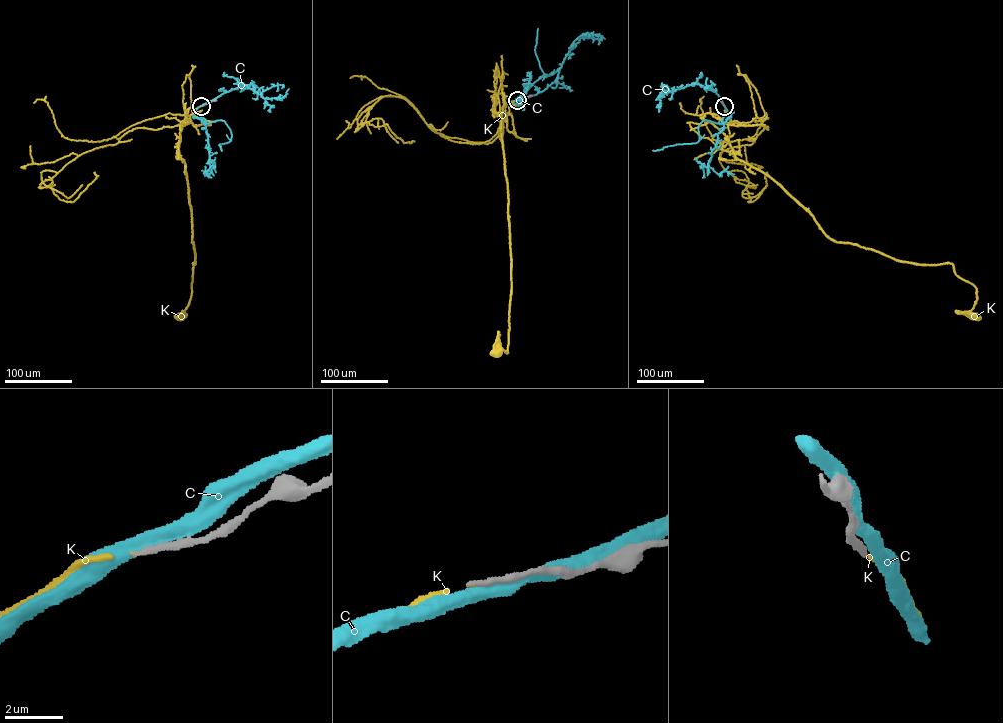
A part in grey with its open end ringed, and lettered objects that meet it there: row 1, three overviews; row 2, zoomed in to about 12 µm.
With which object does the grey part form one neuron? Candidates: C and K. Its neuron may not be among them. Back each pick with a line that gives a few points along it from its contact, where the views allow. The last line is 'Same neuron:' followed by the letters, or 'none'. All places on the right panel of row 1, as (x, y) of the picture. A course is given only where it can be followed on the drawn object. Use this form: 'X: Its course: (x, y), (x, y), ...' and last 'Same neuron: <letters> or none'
K: Its course: (724, 106), (727, 123), (701, 118), (829, 238), (904, 261), (951, 263), (975, 287), (966, 312), (974, 316)
Same neuron: K

